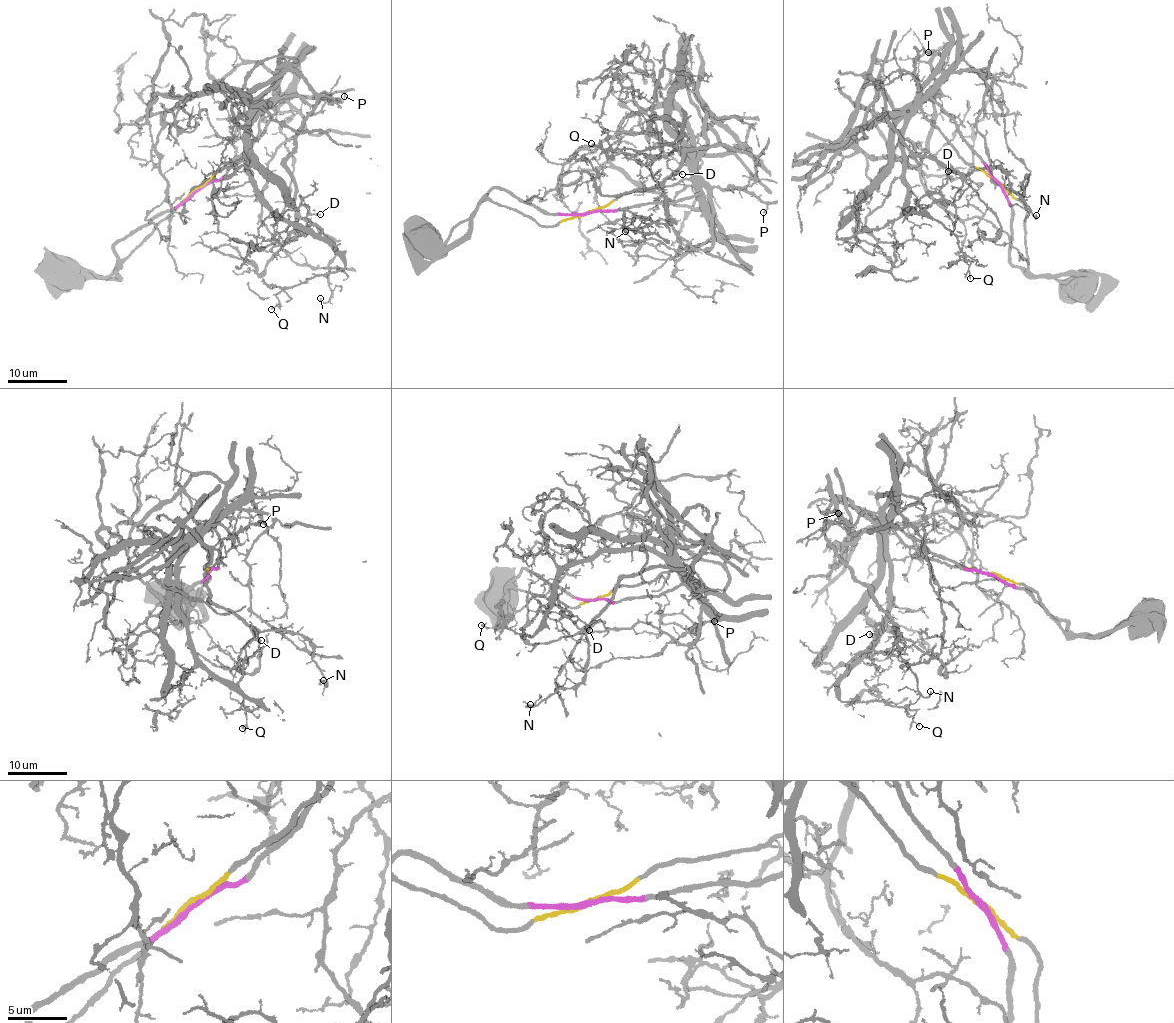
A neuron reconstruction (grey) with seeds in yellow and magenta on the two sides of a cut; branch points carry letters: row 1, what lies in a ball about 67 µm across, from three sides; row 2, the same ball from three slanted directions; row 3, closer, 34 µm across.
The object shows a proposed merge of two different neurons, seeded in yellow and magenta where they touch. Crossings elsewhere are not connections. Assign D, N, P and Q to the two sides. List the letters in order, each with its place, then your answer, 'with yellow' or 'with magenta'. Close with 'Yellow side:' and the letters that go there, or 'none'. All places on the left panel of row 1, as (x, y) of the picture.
D: (320, 214) | with yellow
N: (320, 298) | with magenta
P: (344, 96) | with yellow
Q: (271, 309) | with yellow
Yellow side: D, P, Q

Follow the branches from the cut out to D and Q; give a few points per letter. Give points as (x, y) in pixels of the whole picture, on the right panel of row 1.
D: (996, 181), (965, 161), (917, 110), (903, 136), (902, 207), (909, 212), (919, 199), (940, 192), (948, 171)
Q: (996, 181), (963, 159), (919, 110), (907, 121), (902, 207), (923, 212), (956, 237), (970, 263), (970, 278)

